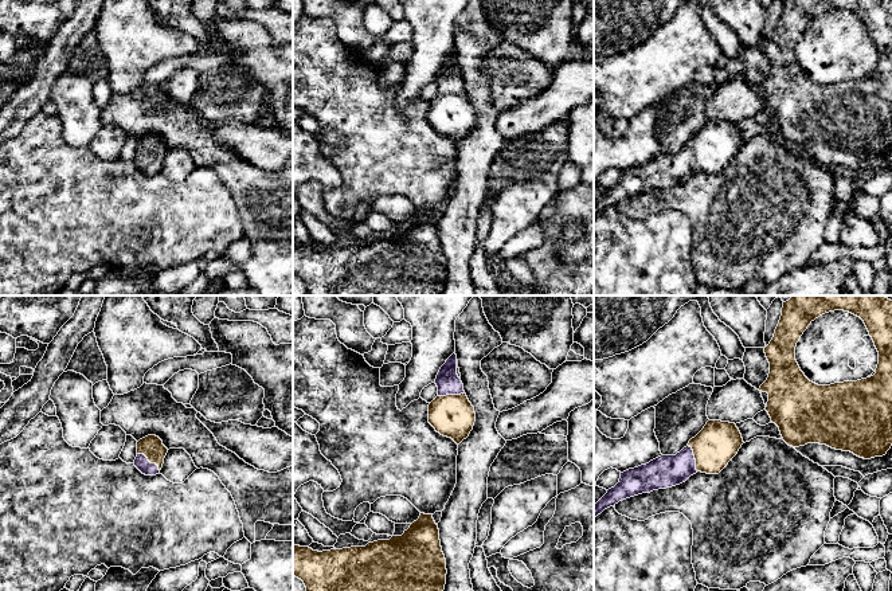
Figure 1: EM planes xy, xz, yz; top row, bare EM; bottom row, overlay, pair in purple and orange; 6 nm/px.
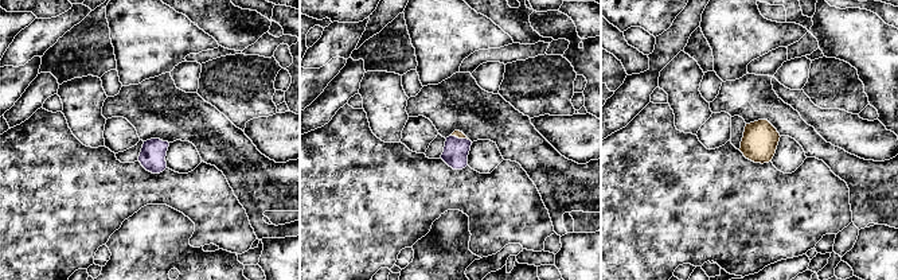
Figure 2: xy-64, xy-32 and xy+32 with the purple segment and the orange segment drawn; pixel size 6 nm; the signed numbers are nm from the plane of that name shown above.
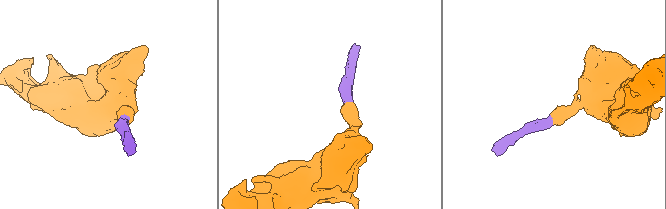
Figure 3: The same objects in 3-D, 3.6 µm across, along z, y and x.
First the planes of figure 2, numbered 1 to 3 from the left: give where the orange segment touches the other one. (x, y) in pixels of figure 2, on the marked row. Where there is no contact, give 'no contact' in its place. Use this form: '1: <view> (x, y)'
1: no contact
2: xy-32 (460, 139)
3: no contact

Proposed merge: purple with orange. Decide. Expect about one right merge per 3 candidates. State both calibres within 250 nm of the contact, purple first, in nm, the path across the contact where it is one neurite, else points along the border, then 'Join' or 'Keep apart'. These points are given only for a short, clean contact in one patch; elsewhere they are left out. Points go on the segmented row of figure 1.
Thickness 190 nm (purple) against 240 nm. Path across: yz (664, 472), (677, 469), (693, 458), (707, 453), (718, 442). Join

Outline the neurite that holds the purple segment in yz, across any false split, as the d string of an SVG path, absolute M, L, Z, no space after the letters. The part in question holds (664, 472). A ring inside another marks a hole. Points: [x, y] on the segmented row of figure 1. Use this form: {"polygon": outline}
{"polygon": "M708 420L676 455L661 455L621 473L619 482L594 505L594 518L622 500L680 485L697 471L719 474L743 443L735 423Z"}

